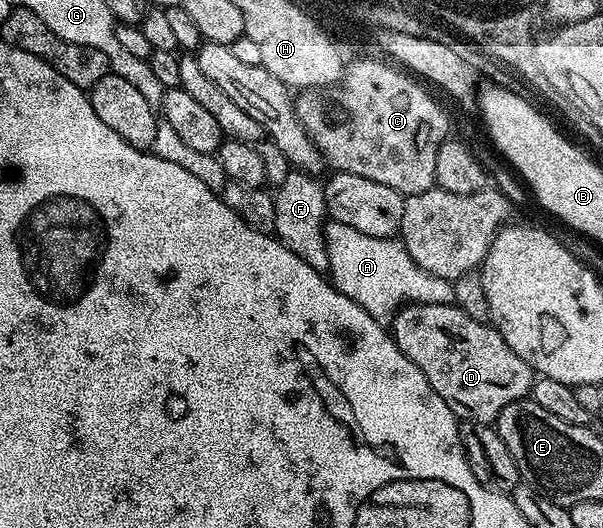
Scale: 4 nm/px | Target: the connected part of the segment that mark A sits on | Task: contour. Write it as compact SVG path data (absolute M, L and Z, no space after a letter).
M332 221L324 225L324 238L329 258L327 275L333 286L378 321L396 316L400 308L412 303L453 303L452 282L419 269L400 238L371 237L359 233L359 229L351 229L351 225Z

